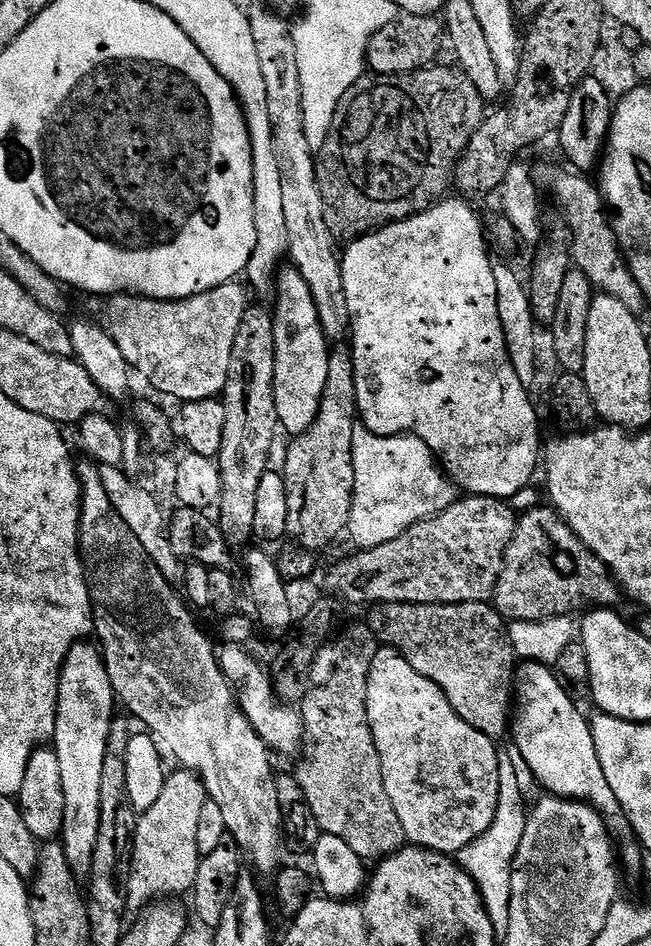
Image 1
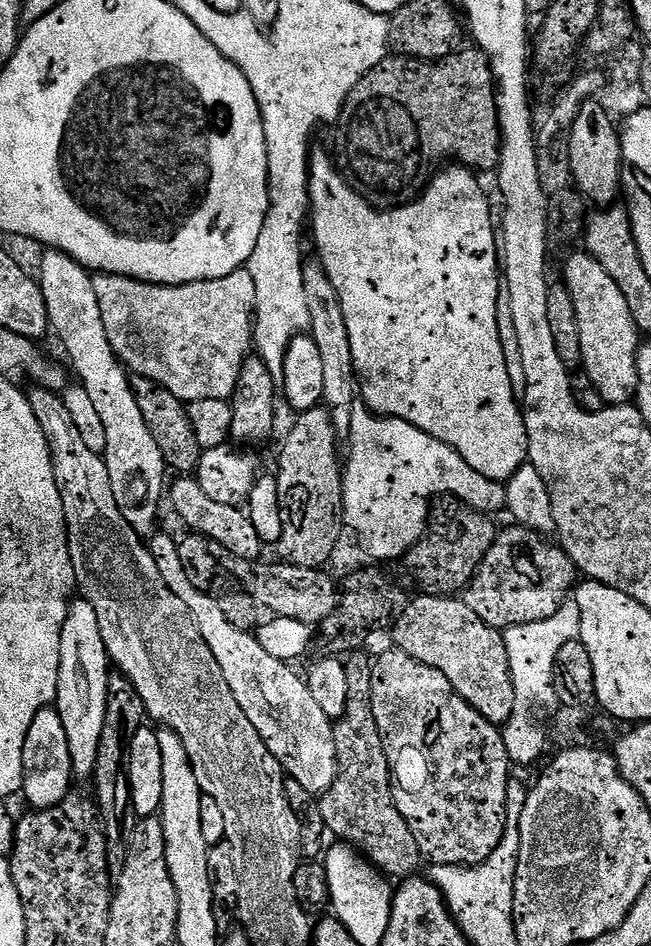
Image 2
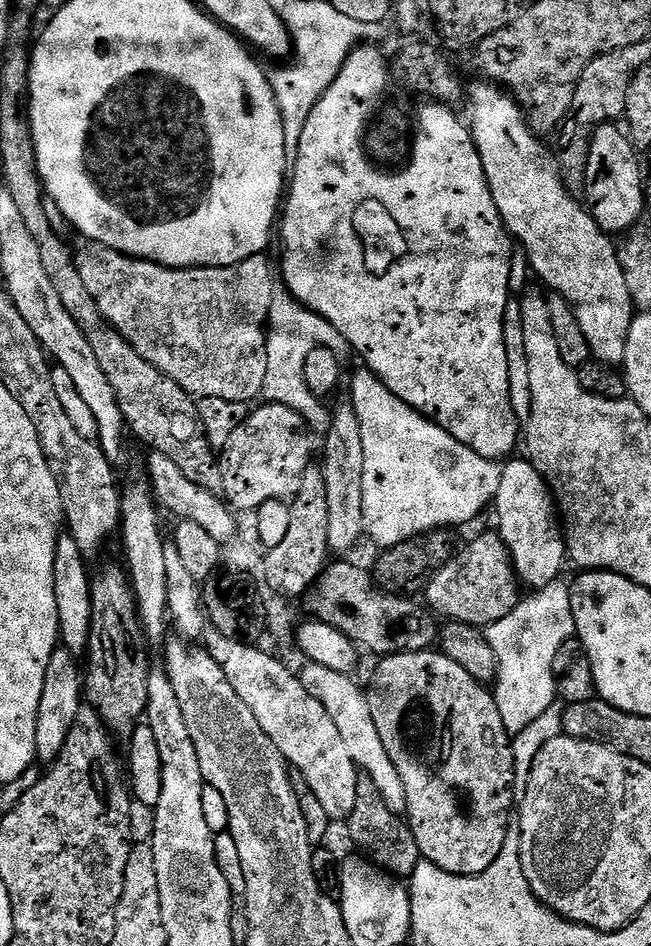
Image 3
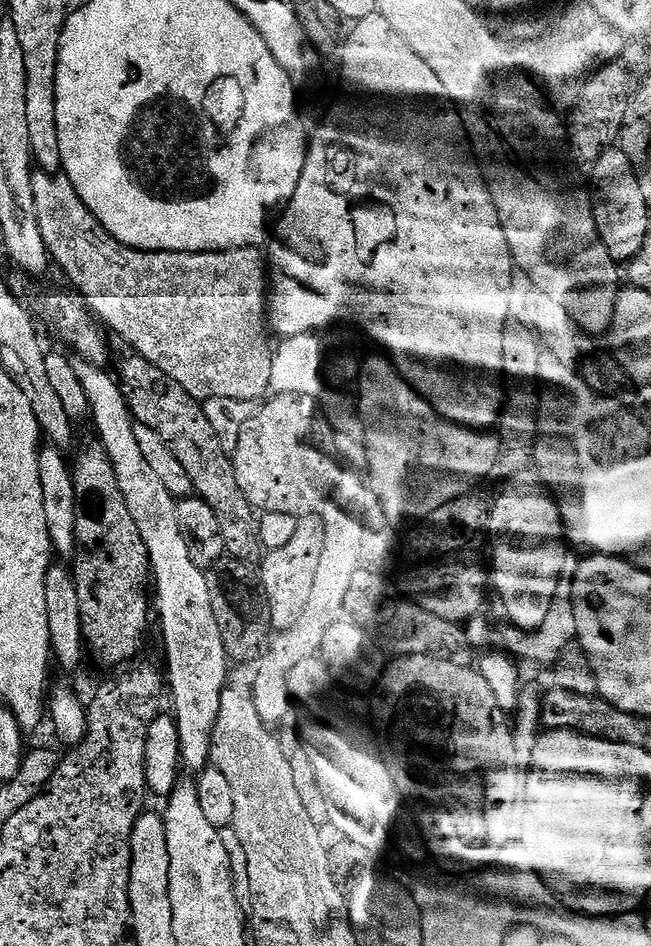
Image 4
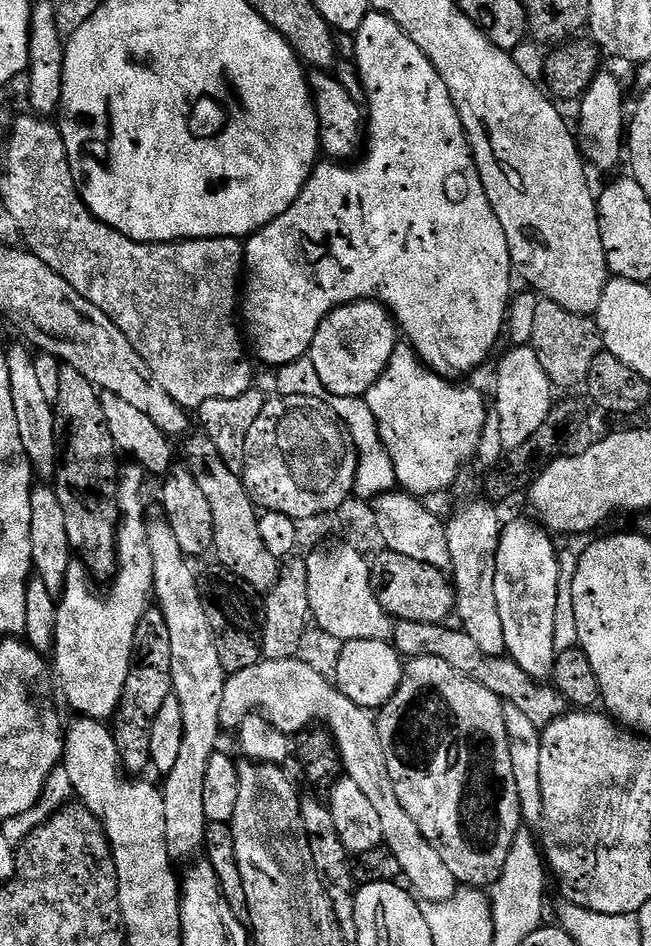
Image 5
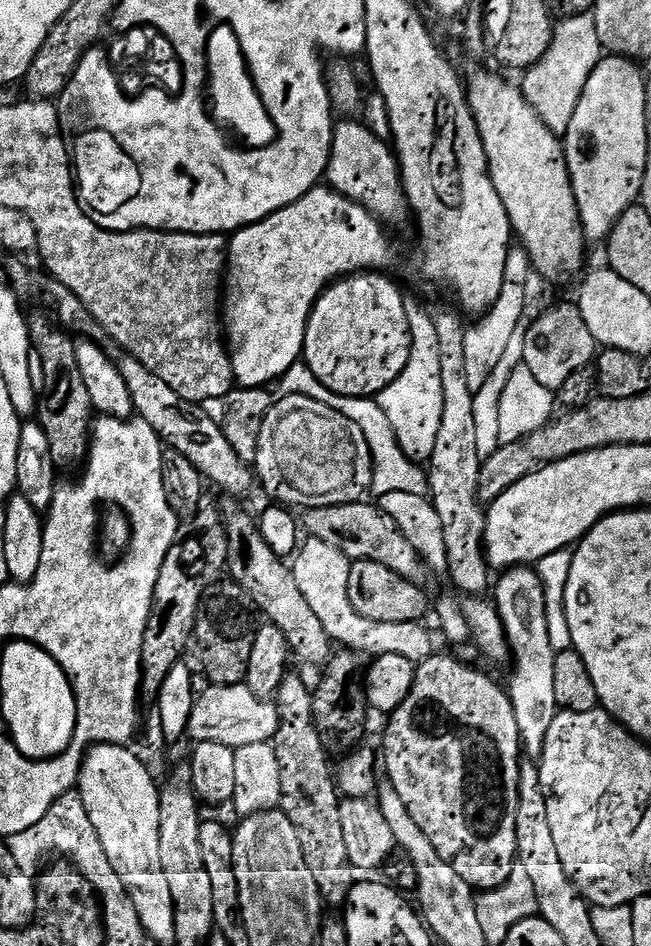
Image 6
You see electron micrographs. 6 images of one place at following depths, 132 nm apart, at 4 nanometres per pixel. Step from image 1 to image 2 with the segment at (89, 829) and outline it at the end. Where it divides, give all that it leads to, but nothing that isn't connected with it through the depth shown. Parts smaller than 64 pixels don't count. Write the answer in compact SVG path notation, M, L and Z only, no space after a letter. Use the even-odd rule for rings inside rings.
M83 598L73 599L68 605L66 622L62 622L58 690L54 707L66 729L72 774L77 781L87 781L98 762L98 742L102 742L102 722L106 722L109 675L110 661L106 642L102 642L102 630L98 630L98 614L94 614L94 606L90 606L90 602Z

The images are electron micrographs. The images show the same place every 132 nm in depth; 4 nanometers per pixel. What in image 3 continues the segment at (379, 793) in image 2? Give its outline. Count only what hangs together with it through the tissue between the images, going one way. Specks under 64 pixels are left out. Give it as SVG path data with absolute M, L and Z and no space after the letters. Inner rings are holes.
M362 778L358 782L358 796L354 802L352 815L346 821L348 832L357 844L359 851L371 860L378 868L383 868L390 876L411 878L418 862L422 858L414 842L412 829L399 815L393 814L384 807L380 795L371 780Z

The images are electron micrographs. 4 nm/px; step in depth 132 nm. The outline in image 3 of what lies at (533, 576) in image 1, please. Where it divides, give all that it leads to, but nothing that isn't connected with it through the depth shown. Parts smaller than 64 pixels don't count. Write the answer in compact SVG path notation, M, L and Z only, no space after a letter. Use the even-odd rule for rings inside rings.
M491 531L474 537L428 581L422 596L428 599L427 607L437 617L446 616L449 621L484 630L489 624L506 618L506 614L510 614L510 610L514 610L514 606L520 603L522 588L516 579L508 550L504 547L499 531Z

